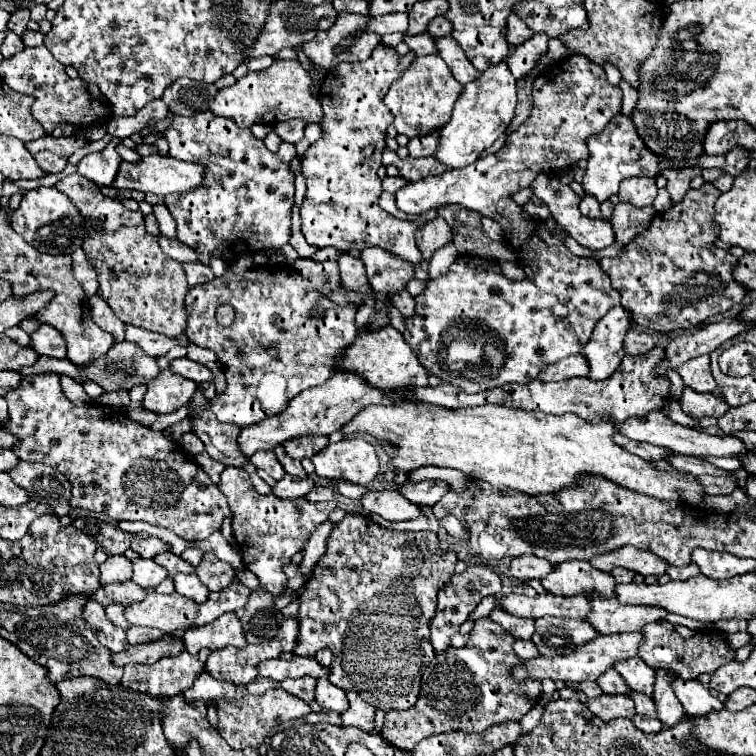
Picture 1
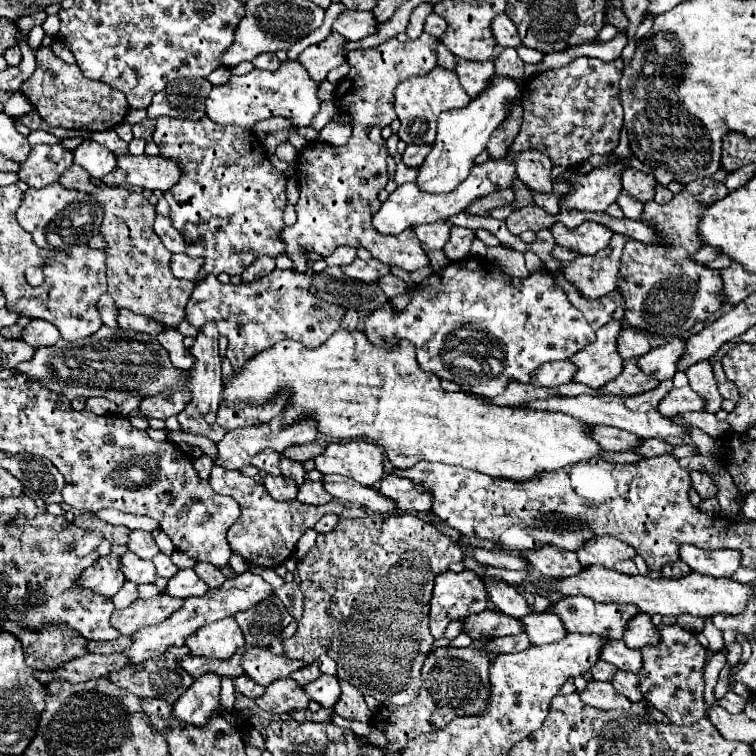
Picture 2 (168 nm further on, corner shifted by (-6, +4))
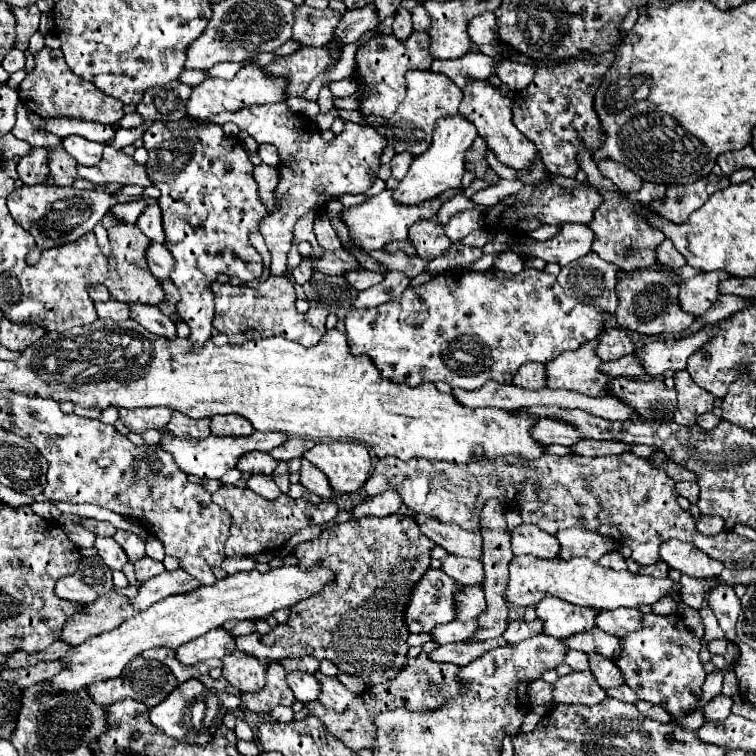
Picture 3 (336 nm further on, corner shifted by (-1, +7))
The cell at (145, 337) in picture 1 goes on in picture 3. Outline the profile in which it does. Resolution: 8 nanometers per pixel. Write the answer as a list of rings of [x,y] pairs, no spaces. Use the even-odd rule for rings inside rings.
[[[107,301],[107,303],[95,303],[97,315],[103,319],[113,319],[113,321],[125,321],[129,319],[129,305],[121,301]]]

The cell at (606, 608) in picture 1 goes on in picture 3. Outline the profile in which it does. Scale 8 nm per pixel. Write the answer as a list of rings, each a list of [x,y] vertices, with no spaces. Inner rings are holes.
[[[545,597],[535,605],[537,617],[543,621],[543,633],[567,639],[575,633],[589,631],[595,627],[597,611],[591,607],[575,607],[563,599]]]

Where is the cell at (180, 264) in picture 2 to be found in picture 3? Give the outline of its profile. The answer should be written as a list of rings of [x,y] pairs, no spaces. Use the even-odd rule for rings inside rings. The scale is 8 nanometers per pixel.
[[[151,243],[147,249],[147,267],[157,279],[167,279],[169,271],[173,271],[173,257],[165,245]]]

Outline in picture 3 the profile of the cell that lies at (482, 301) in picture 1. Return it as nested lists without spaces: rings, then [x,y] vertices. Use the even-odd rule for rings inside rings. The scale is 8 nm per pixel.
[[[469,269],[445,271],[423,285],[407,287],[399,299],[381,303],[373,309],[351,309],[345,317],[347,343],[353,355],[369,355],[381,375],[407,385],[443,381],[451,387],[479,389],[489,379],[511,385],[519,365],[527,361],[549,363],[563,351],[575,351],[595,339],[603,329],[601,313],[565,295],[555,275],[539,269],[525,269],[517,275],[499,269],[475,273]]]

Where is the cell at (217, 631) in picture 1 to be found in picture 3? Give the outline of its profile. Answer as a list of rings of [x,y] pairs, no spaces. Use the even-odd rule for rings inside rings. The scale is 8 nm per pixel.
[[[217,627],[217,629],[211,629],[207,635],[193,639],[191,643],[179,647],[175,653],[181,663],[195,665],[195,663],[207,661],[211,657],[223,659],[231,649],[235,649],[235,641],[233,641],[231,633]]]

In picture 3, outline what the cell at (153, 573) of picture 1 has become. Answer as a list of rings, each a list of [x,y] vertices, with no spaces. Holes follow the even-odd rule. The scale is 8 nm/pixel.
[[[97,537],[95,543],[93,543],[93,547],[97,549],[97,553],[103,559],[103,563],[107,567],[111,567],[111,569],[119,569],[121,571],[123,565],[129,561],[127,555],[123,553],[123,549],[111,537]]]

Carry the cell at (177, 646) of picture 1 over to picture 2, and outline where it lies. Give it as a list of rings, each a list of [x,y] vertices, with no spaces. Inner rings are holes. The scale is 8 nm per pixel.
[[[122,652],[118,654],[86,654],[82,658],[74,658],[66,662],[60,670],[56,672],[36,672],[36,678],[44,684],[62,678],[68,682],[86,682],[92,678],[106,676],[110,672],[116,672],[128,664],[128,658],[124,658]]]

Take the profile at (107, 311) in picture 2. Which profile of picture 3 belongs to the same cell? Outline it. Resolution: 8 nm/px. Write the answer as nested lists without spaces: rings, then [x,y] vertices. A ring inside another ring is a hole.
[[[95,283],[95,285],[91,285],[89,287],[89,297],[97,303],[97,301],[109,301],[111,299],[111,295],[109,295],[109,291],[107,291],[107,287],[103,285],[103,283]]]

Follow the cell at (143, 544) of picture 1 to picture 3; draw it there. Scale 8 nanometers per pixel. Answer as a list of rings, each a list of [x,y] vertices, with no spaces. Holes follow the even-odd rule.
[[[117,529],[117,533],[115,533],[113,539],[121,545],[121,549],[125,551],[125,555],[129,557],[131,563],[135,563],[137,559],[141,559],[141,557],[145,555],[145,543],[143,543],[135,533]]]

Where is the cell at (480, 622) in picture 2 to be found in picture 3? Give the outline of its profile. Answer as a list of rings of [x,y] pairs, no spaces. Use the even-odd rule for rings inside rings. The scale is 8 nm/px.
[[[451,621],[443,627],[435,627],[435,631],[431,631],[431,641],[437,645],[445,645],[445,643],[457,643],[457,641],[465,641],[473,635],[473,631],[477,629],[477,621]]]

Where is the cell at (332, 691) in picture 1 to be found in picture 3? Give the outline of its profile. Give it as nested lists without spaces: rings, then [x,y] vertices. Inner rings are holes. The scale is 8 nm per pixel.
[[[289,673],[287,675],[287,685],[291,687],[295,699],[301,701],[301,703],[315,701],[319,691],[321,691],[321,683],[309,673]]]

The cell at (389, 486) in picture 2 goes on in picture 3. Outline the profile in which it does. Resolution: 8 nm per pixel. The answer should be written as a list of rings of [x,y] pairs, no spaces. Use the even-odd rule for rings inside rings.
[[[385,491],[379,493],[375,497],[367,497],[363,503],[355,505],[351,515],[353,519],[361,519],[361,517],[387,517],[391,513],[397,513],[397,509],[401,507],[401,499],[395,491]]]

